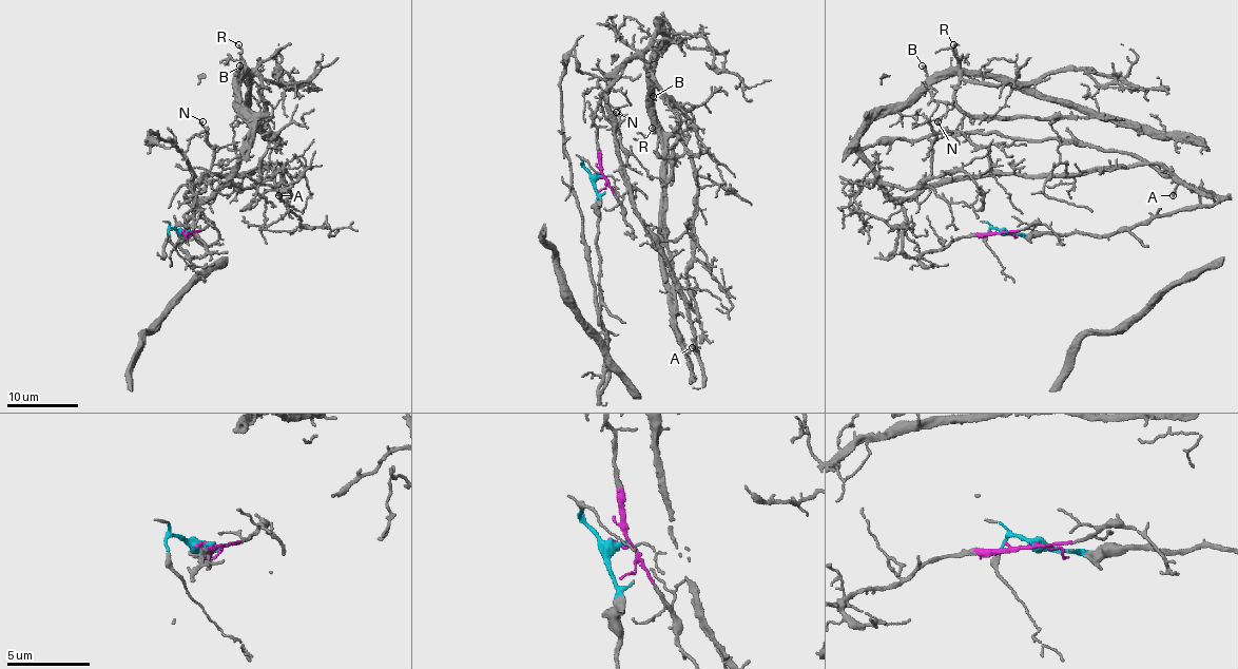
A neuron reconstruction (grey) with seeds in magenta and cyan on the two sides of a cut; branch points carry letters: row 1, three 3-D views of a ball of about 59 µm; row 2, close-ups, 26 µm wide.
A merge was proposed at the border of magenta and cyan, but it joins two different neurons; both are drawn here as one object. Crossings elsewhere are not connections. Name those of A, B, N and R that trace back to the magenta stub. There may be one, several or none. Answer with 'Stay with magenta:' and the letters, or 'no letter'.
Stay with magenta: A, B, N, R

